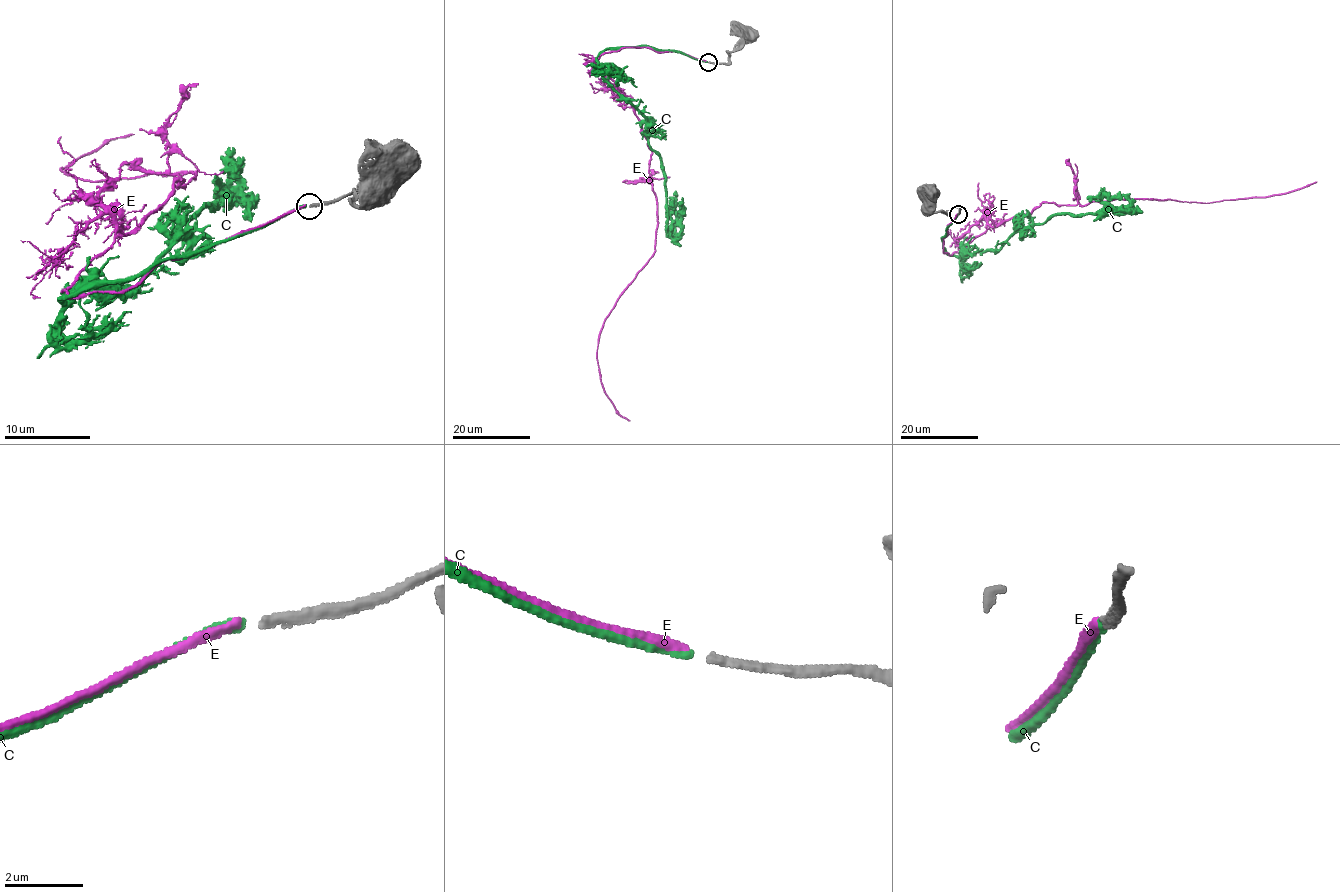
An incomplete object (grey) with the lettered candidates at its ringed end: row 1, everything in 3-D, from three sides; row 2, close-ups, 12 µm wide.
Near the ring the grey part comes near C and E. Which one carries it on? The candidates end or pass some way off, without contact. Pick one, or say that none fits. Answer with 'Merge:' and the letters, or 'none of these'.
Merge: C

